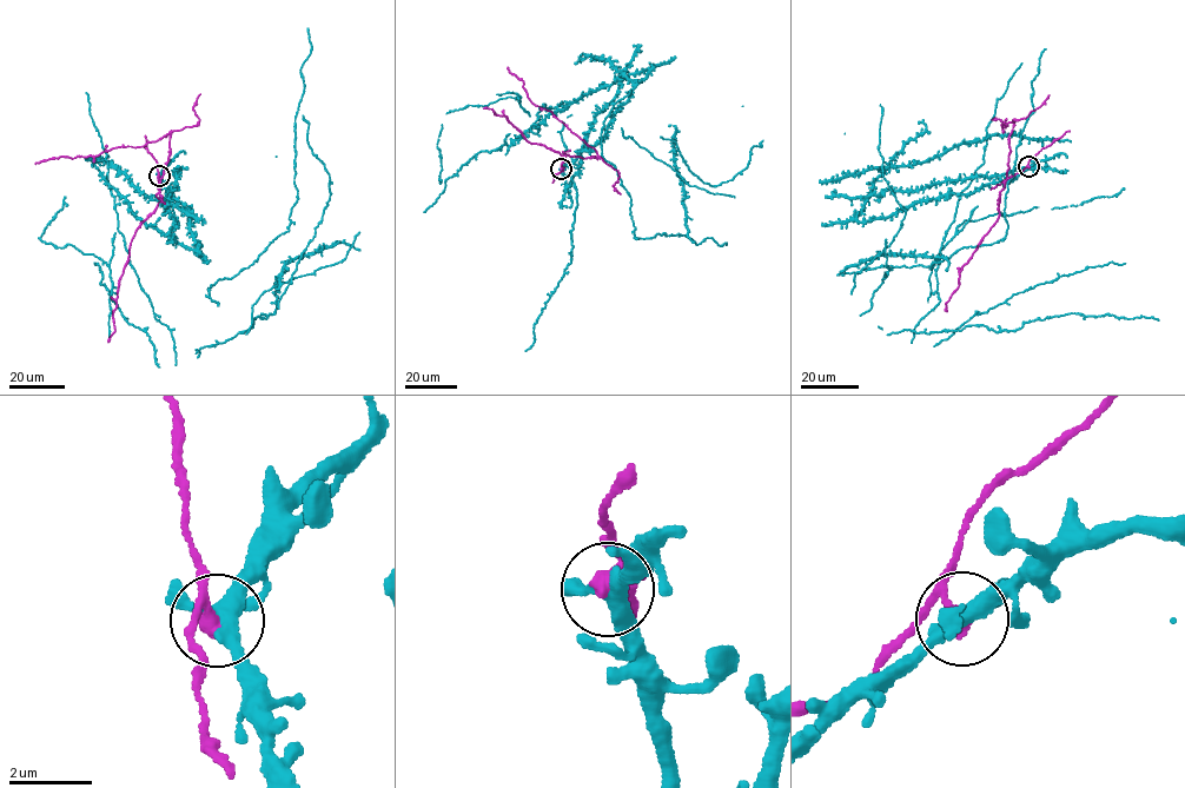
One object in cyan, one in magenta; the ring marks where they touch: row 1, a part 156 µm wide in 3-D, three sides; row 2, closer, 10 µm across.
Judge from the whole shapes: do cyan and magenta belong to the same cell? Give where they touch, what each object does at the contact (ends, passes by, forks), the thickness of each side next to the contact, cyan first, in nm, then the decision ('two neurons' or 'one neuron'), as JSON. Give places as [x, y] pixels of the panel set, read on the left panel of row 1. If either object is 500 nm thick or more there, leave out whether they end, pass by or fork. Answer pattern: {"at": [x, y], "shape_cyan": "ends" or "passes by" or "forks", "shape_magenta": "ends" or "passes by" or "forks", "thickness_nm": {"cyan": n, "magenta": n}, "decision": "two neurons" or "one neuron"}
{"at": [159, 176], "shape_cyan": "forks", "shape_magenta": "passes by", "thickness_nm": {"cyan": 340, "magenta": 280}, "decision": "two neurons"}

